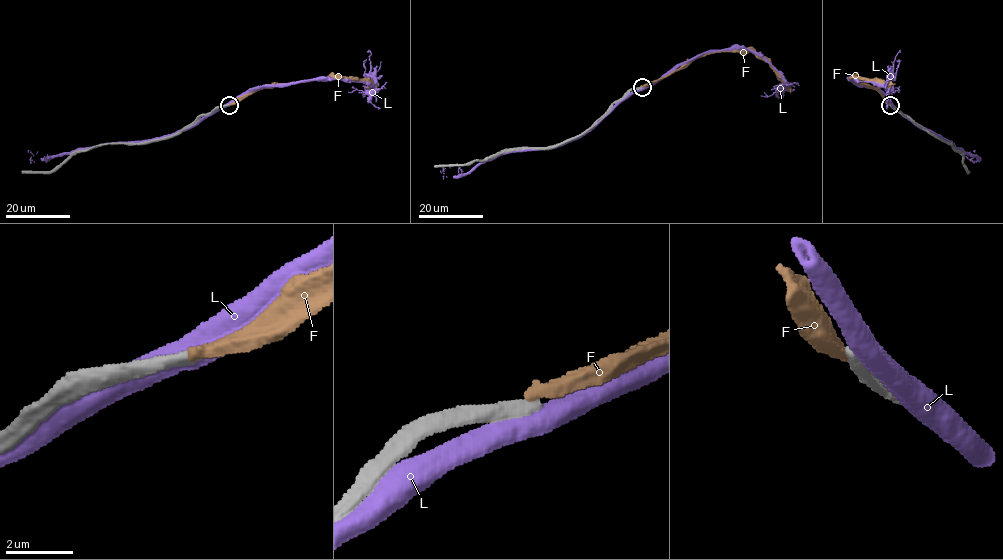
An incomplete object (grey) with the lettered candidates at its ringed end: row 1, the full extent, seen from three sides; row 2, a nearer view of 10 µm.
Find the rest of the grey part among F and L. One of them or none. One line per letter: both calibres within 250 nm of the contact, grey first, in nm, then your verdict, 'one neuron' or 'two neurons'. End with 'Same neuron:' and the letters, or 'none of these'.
F: 440 nm thick on the grey side, 400 nm on the other; two neurons
L: 550 nm thick on the grey side, 600 nm on the other; two neurons
Same neuron: none of these

